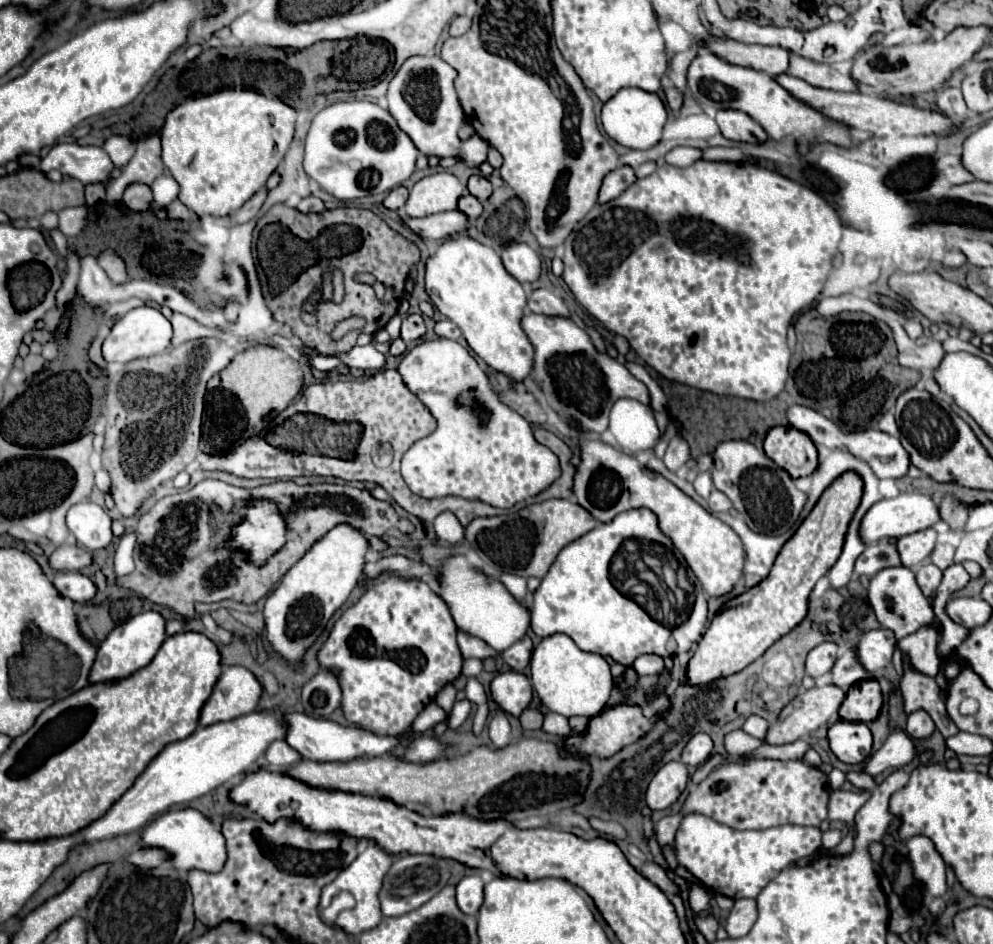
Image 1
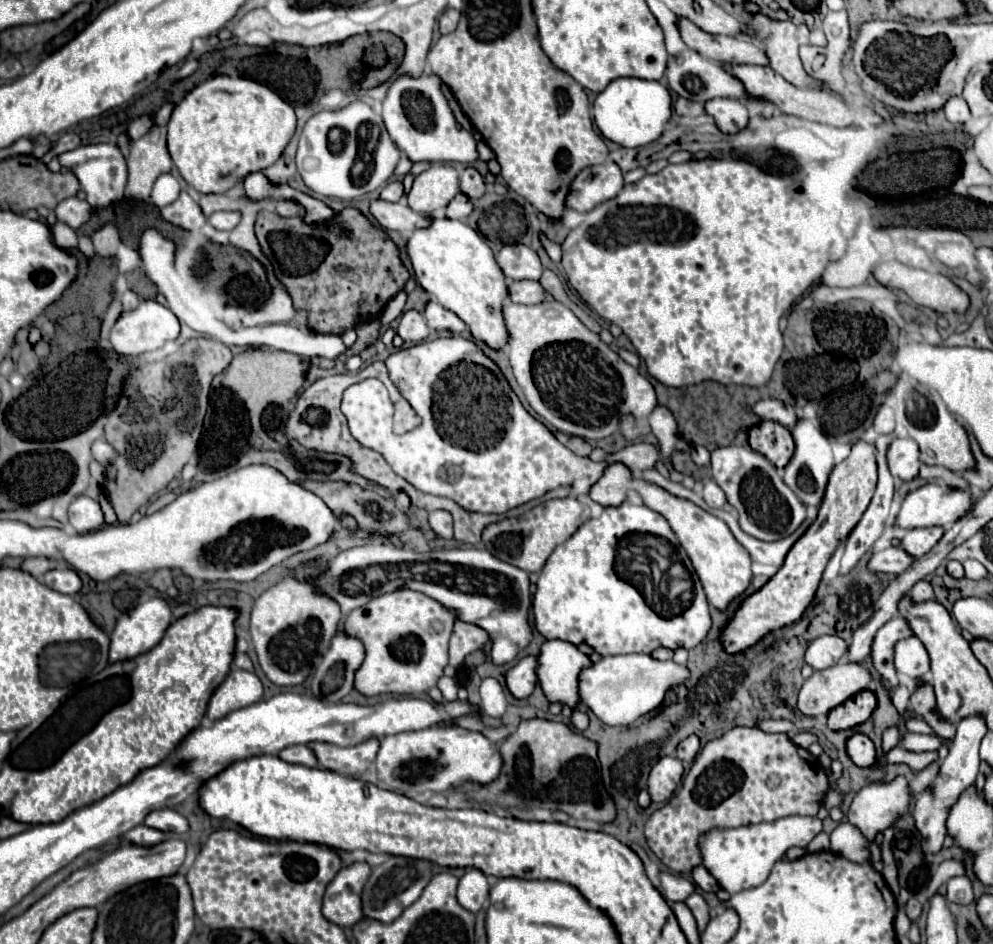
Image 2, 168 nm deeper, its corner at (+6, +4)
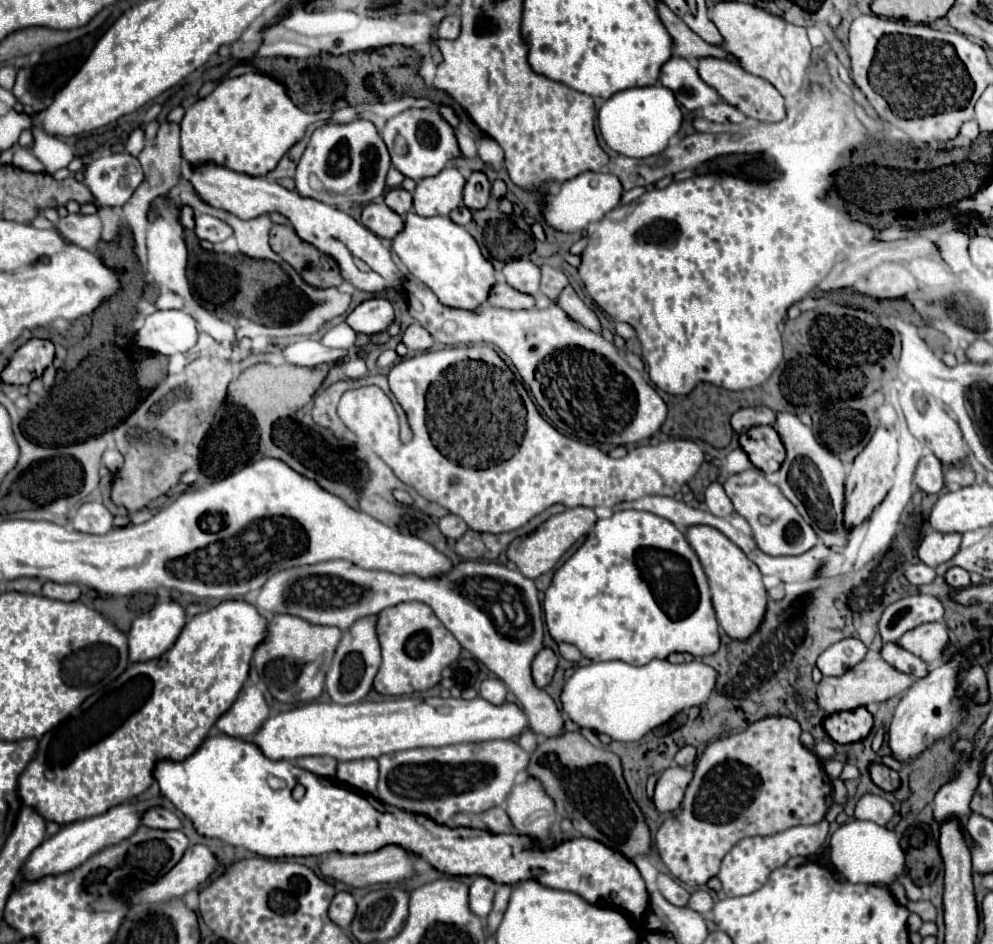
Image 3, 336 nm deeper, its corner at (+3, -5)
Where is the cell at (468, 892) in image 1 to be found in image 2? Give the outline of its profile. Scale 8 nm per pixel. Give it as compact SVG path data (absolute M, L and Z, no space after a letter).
M472 868L458 882L458 894L456 894L458 904L476 914L486 904L488 890L490 890L490 886L488 886L486 876L480 870Z

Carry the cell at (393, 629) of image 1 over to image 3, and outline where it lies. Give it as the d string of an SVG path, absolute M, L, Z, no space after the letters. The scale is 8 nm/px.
M399 603L379 613L377 621L383 663L375 677L375 691L381 695L411 695L427 691L441 681L441 671L457 661L461 653L459 641L443 627L433 609L425 603Z

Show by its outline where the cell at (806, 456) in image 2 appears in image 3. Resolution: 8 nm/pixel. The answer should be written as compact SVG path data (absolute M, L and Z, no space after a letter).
M775 413L775 431L787 451L787 457L777 471L779 489L813 527L823 545L845 547L849 541L849 529L843 525L843 483L847 479L843 463L837 455L819 445L813 431L793 413Z

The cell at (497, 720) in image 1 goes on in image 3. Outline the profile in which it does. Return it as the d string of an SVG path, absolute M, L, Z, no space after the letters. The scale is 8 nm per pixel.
M489 677L481 683L481 689L479 689L479 695L483 699L487 699L489 703L495 703L495 705L501 705L505 701L505 695L507 695L507 687L501 679L497 677Z

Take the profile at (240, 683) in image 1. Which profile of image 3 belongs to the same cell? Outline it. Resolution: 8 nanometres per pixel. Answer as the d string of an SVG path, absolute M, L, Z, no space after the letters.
M245 685L233 707L221 715L215 727L229 737L251 737L267 721L269 707L255 685Z

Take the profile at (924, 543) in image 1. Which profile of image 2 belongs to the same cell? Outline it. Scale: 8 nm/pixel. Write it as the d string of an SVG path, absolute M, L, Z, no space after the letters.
M940 526L934 528L916 528L916 530L908 530L904 534L904 538L900 540L900 546L904 550L908 550L908 554L912 554L914 558L924 556L944 534L944 530Z

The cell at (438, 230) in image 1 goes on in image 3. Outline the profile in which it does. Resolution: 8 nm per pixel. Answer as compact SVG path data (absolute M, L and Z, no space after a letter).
M369 203L363 207L361 225L373 231L377 237L393 239L403 229L403 217L391 211L385 203Z

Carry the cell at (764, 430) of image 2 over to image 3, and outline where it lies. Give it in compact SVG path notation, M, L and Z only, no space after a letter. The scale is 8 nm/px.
M767 425L751 427L749 431L745 431L739 437L739 445L747 453L749 461L765 473L777 471L785 459L785 447L777 431Z

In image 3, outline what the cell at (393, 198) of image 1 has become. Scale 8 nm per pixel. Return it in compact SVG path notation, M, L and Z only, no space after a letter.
M395 187L395 189L389 189L389 191L387 191L385 203L387 203L387 207L391 207L395 213L399 213L399 215L403 217L407 211L411 211L411 207L413 207L413 197L411 197L411 193L407 193L405 189Z

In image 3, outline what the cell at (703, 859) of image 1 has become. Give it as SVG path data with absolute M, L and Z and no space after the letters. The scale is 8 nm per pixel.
M823 819L815 825L797 825L797 827L791 827L783 833L771 835L771 837L741 839L725 855L725 859L721 863L721 871L719 871L717 877L723 883L723 893L727 897L739 897L739 895L749 895L749 893L757 891L769 879L771 871L777 869L777 867L783 867L791 857L815 855L819 851L819 847L825 843L827 835L829 835L829 823L827 823L827 819Z

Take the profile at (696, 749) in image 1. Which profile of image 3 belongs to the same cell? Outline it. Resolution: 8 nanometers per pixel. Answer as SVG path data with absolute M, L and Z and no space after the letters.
M683 747L683 749L679 749L679 753L675 755L675 761L677 761L677 765L681 765L681 767L689 767L689 765L693 765L695 763L695 757L697 757L697 753L695 753L695 747Z

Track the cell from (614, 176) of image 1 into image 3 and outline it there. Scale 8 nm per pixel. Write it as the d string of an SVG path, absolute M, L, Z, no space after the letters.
M587 171L561 183L557 195L545 195L541 201L541 213L543 213L545 223L551 229L561 231L561 233L579 233L589 223L597 223L599 219L603 219L603 215L615 209L619 205L621 193L623 193L623 187L619 179L615 179L615 175Z

